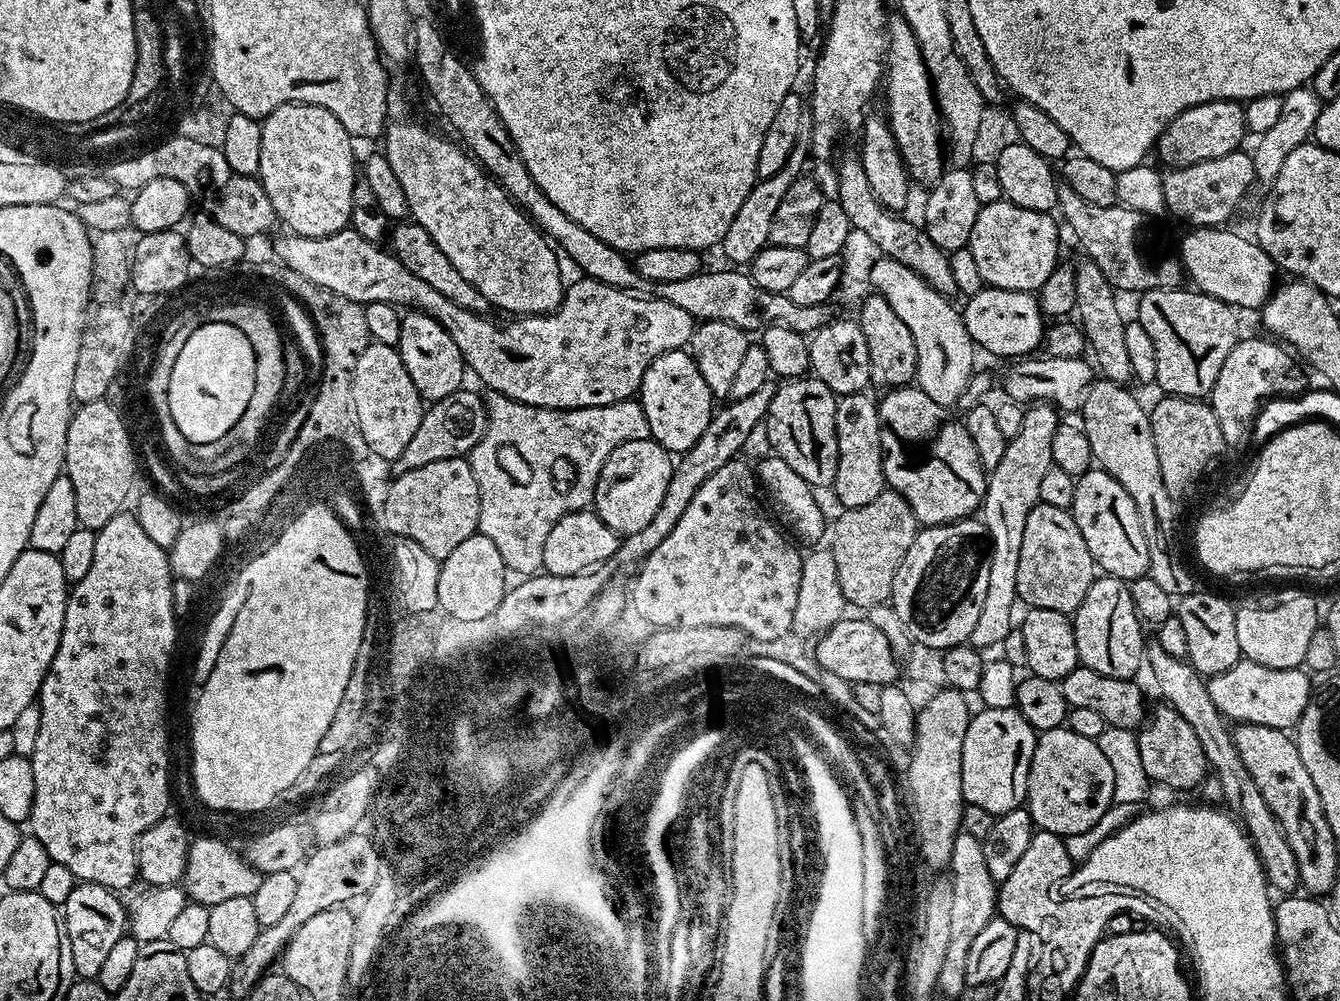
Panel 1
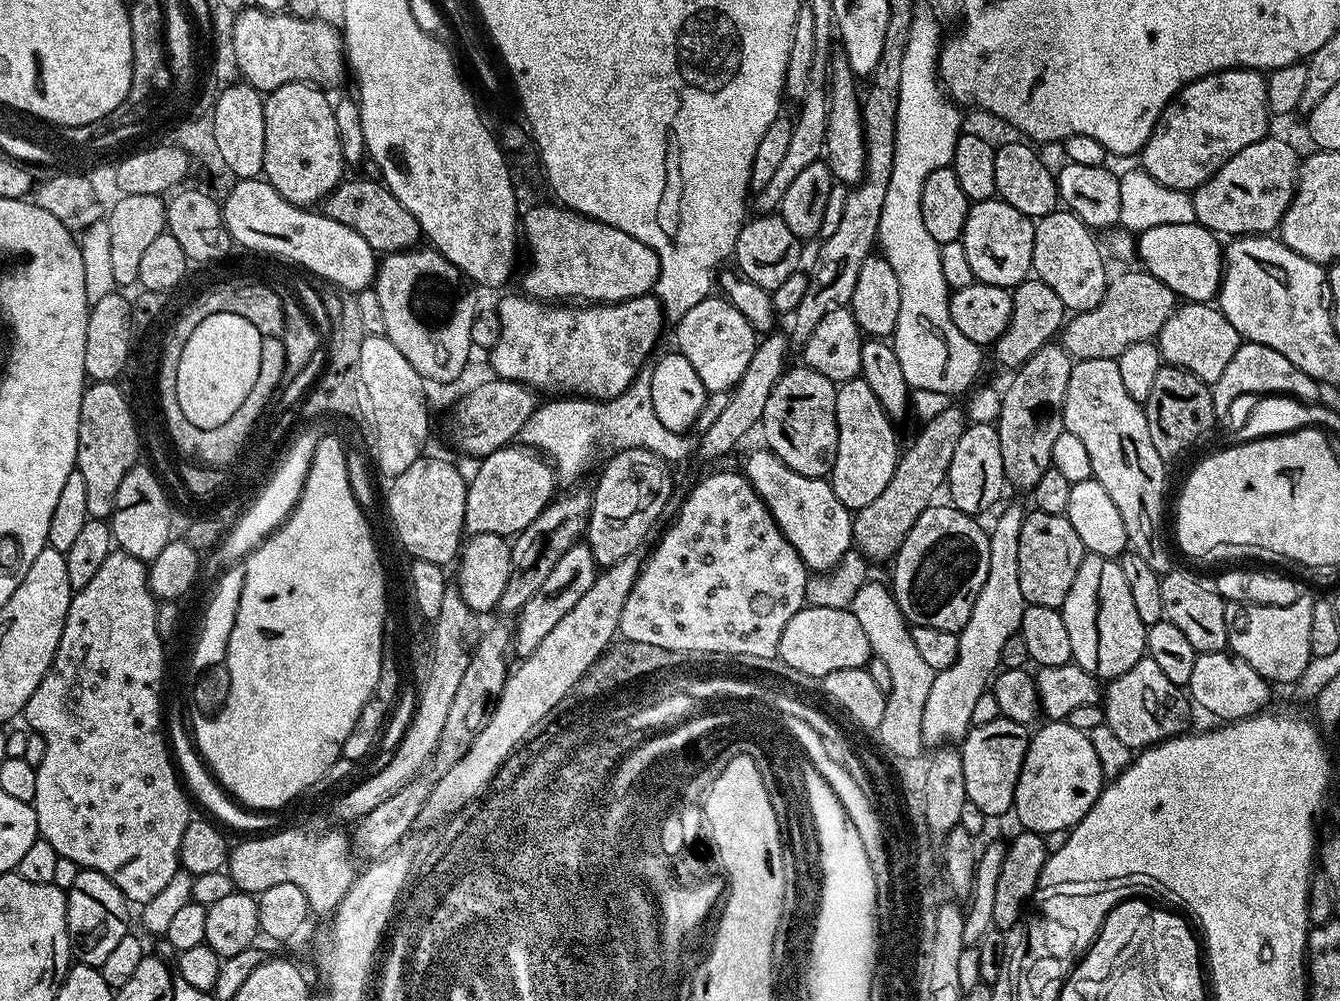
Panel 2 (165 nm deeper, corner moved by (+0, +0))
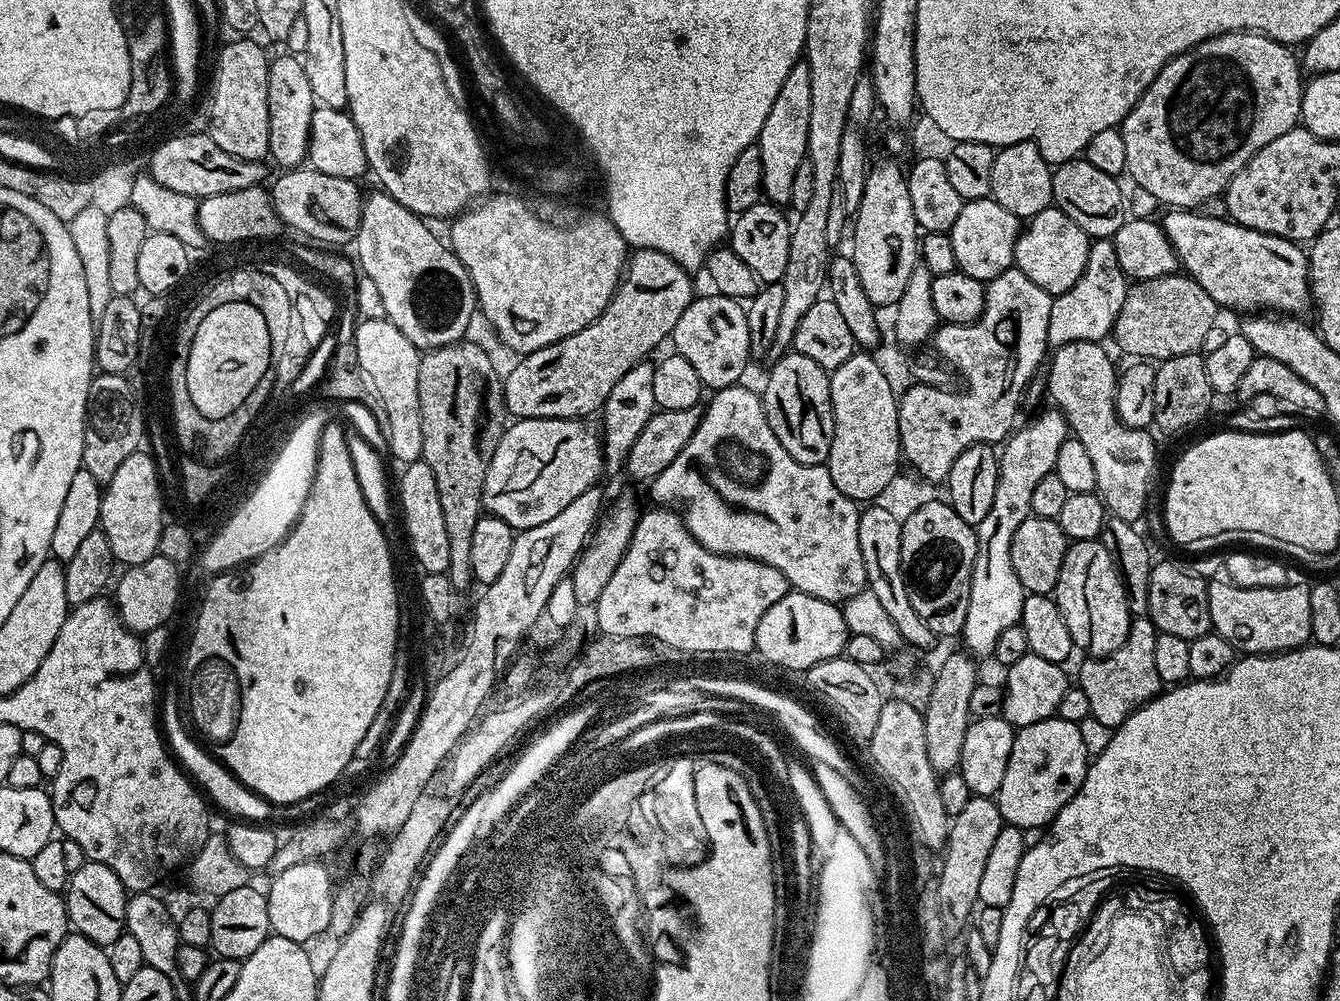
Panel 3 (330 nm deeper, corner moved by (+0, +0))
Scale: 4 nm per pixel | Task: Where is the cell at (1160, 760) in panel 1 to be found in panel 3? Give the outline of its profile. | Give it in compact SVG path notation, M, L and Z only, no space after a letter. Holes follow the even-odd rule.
M1138 616L1133 619L1132 628L1126 634L1126 642L1122 642L1114 654L1085 659L1085 664L1080 668L1078 686L1086 690L1091 716L1098 718L1102 726L1113 730L1119 728L1122 722L1126 722L1126 718L1160 695L1162 685L1158 670L1154 670L1154 642L1157 635L1154 622L1147 616Z

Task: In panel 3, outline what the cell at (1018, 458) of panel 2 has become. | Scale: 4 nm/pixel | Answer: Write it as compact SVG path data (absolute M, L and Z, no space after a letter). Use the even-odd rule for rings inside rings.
M1093 239L1090 254L1086 258L1086 270L1082 270L1082 278L1078 278L1078 282L1074 282L1070 290L1055 297L1050 306L1049 349L1055 350L1070 342L1103 341L1103 336L1107 337L1116 324L1129 287L1130 281L1124 275L1122 266L1118 266L1118 254L1111 239Z

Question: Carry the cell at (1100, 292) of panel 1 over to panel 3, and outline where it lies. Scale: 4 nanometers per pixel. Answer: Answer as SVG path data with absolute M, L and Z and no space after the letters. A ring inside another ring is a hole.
M1053 206L1027 221L1014 246L1014 267L1022 270L1022 274L1026 274L1030 282L1042 286L1042 290L1055 298L1070 290L1070 286L1074 286L1074 282L1082 278L1082 270L1086 270L1086 258L1090 254L1091 245L1092 240L1086 230L1082 230L1078 222L1066 218L1060 208Z

